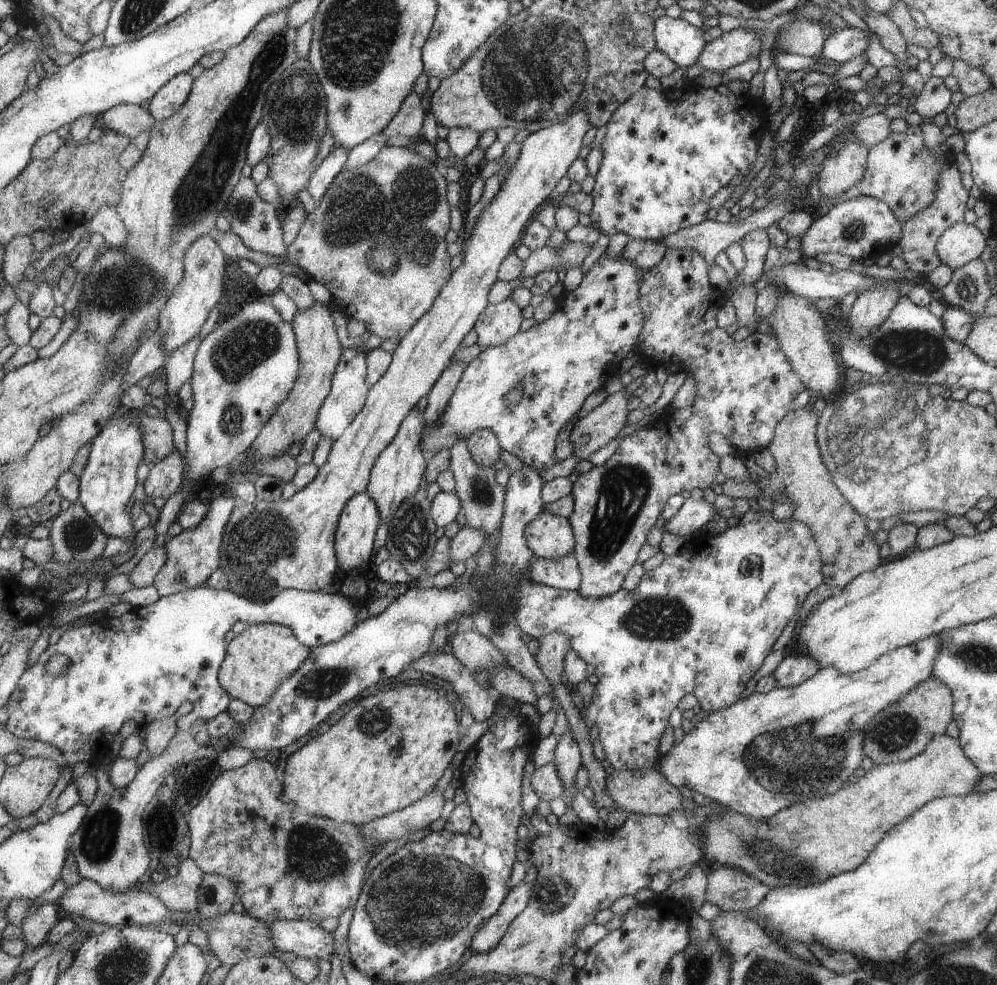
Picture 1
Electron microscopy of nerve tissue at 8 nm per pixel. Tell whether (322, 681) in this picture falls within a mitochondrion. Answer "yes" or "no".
yes

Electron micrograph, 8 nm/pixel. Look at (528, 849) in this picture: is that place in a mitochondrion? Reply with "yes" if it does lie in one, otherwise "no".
no

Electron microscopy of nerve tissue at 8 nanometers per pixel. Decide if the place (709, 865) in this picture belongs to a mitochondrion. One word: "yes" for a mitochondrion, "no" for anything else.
no

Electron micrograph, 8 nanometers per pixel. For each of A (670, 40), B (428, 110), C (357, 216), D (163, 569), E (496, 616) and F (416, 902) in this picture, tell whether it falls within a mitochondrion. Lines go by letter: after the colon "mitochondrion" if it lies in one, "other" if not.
A: other
B: other
C: mitochondrion
D: other
E: mitochondrion
F: mitochondrion

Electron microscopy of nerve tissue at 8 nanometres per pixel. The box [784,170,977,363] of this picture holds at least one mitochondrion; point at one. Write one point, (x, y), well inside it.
(855, 229)

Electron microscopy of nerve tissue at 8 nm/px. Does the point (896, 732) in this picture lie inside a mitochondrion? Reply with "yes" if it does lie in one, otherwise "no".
yes

